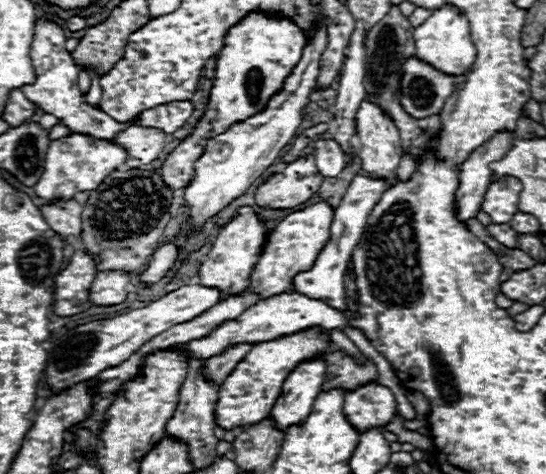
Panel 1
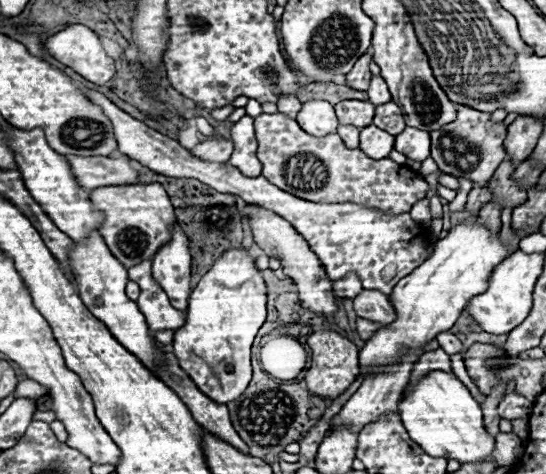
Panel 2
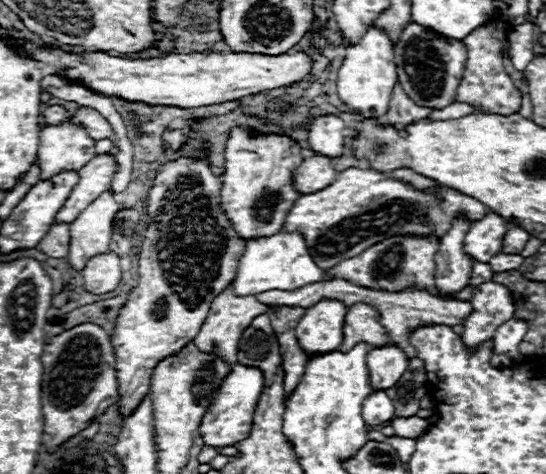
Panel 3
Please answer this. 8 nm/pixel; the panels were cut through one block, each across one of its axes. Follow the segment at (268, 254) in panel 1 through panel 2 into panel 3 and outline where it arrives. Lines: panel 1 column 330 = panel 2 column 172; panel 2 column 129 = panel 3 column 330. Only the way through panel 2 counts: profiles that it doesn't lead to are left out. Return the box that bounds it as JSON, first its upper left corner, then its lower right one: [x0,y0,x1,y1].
[286,168,492,270]

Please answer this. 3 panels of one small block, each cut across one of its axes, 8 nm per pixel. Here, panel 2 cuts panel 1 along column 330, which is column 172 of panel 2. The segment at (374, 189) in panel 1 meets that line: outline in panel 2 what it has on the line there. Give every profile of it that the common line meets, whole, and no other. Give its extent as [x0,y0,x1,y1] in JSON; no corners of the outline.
[152,222,190,310]

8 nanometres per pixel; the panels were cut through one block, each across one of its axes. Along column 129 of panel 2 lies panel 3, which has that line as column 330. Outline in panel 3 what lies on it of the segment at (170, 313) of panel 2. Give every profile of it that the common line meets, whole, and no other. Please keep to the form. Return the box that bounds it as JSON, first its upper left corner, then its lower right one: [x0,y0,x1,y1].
[326,236,438,294]

